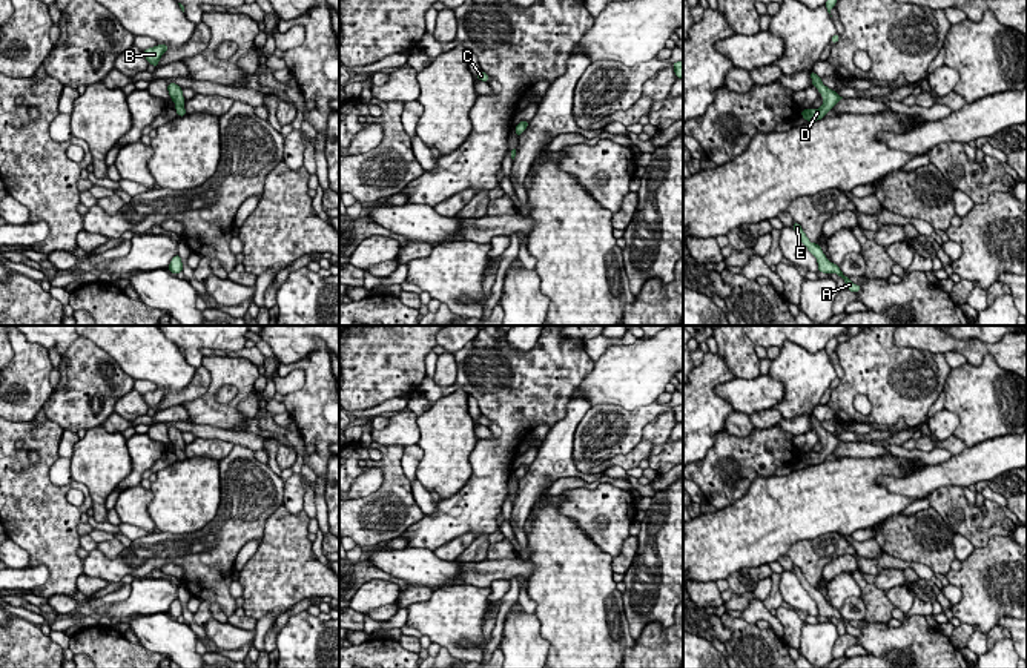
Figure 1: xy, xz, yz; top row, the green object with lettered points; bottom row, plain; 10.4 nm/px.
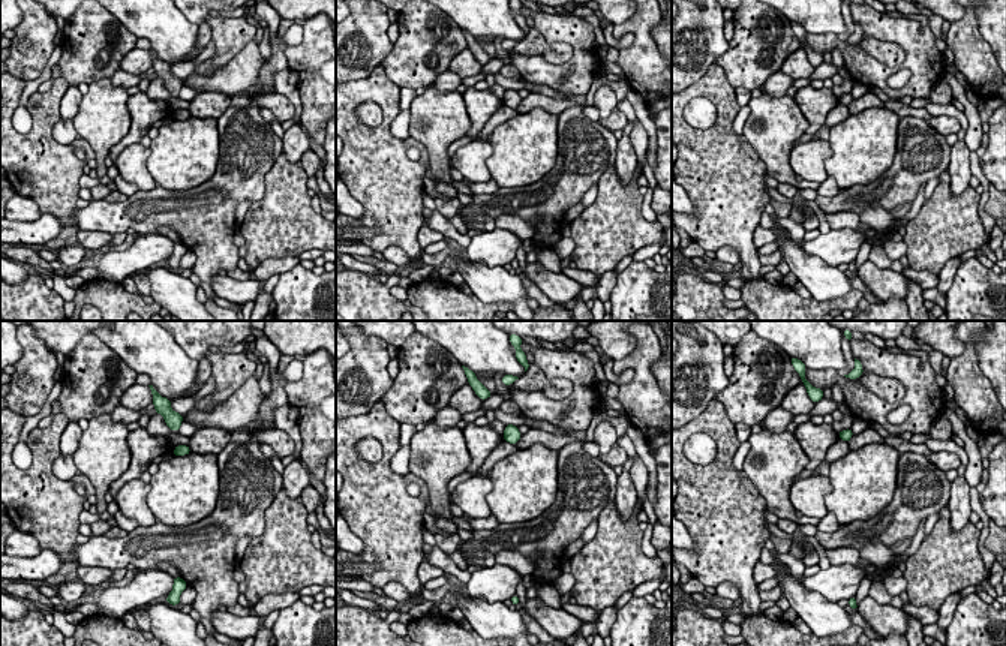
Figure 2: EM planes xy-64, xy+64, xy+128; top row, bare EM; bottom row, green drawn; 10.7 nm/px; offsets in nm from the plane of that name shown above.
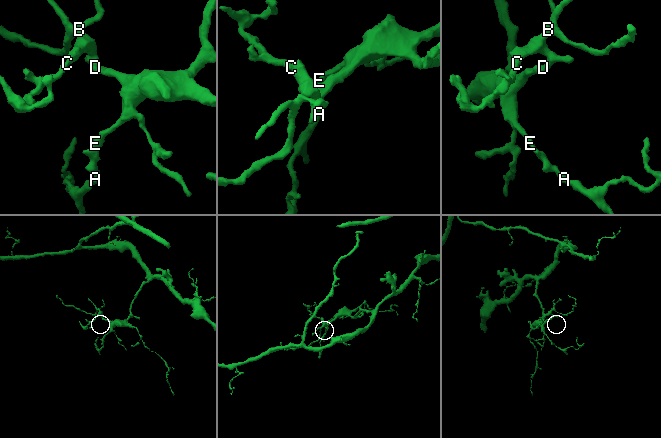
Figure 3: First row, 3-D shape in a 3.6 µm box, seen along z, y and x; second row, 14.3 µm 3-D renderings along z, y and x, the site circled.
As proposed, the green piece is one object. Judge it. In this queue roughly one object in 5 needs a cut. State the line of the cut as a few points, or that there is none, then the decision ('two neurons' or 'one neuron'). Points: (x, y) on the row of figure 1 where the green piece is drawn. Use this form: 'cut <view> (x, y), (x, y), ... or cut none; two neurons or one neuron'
cut none; one neuron

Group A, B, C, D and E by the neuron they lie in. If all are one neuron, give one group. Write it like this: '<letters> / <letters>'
A B C D E

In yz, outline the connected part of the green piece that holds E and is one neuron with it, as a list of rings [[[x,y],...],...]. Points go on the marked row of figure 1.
[[[794,221],[794,227],[792,227],[801,243],[807,247],[807,250],[817,258],[817,263],[818,263],[818,272],[823,272],[823,273],[837,273],[840,278],[844,279],[846,283],[846,289],[850,290],[850,292],[860,292],[861,287],[858,284],[854,284],[841,270],[840,270],[840,266],[831,263],[826,255],[823,253],[821,250],[821,246],[820,244],[815,244],[815,243],[811,243],[809,238],[806,236],[806,233],[803,232],[801,226]]]

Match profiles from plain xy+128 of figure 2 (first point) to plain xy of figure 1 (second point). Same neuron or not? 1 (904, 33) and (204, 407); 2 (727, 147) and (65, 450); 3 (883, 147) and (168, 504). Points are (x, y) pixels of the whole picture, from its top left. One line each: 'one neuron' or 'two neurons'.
1: one neuron
2: two neurons
3: one neuron

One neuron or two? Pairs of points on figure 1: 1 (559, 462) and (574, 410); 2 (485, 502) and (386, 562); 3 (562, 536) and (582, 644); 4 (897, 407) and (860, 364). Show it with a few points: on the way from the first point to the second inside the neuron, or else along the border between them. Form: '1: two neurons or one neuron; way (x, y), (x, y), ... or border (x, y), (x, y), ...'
1: one neuron; way (559, 450), (559, 438), (570, 423)
2: two neurons; border (409, 547), (430, 548), (433, 552)
3: one neuron; way (567, 562), (582, 618)
4: one neuron; way (888, 396), (868, 375)

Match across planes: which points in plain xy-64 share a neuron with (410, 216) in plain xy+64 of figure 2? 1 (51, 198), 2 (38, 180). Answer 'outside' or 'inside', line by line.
1: inside
2: inside

